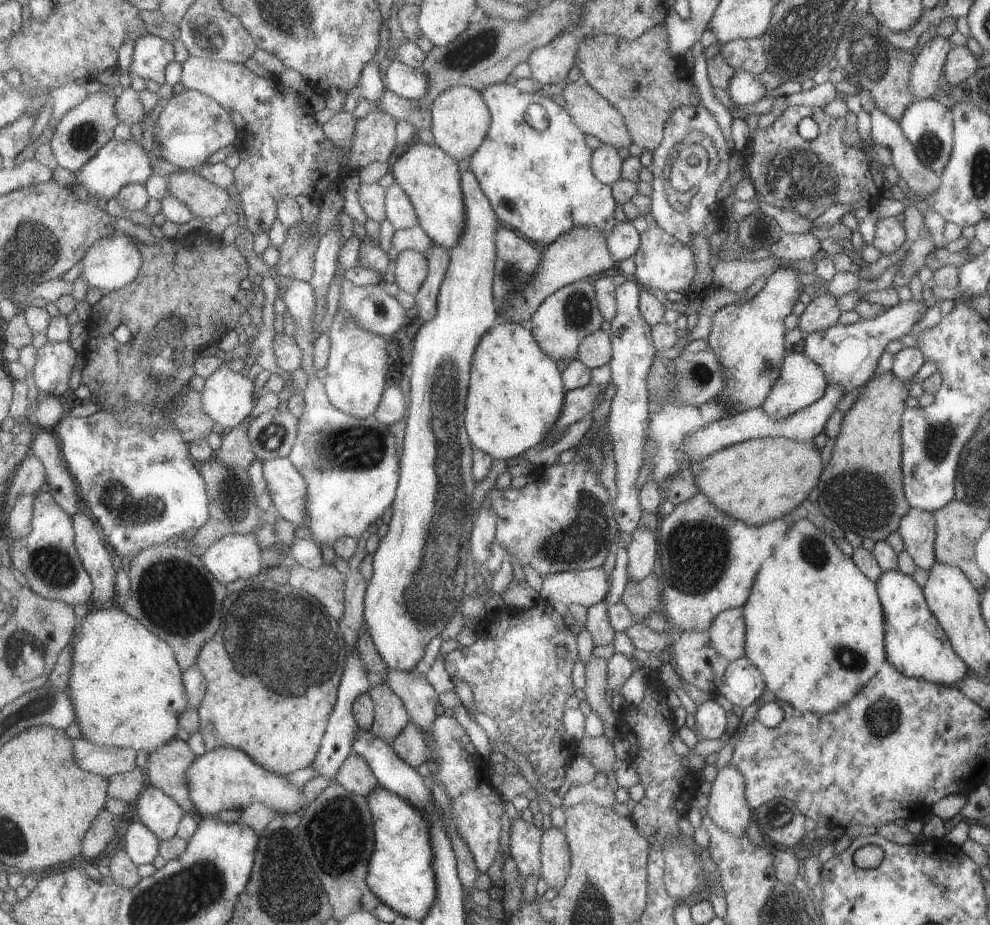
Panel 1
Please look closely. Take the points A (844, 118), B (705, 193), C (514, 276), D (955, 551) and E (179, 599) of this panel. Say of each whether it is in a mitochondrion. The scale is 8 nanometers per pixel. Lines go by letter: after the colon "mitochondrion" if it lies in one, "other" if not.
A: other
B: mitochondrion
C: mitochondrion
D: other
E: mitochondrion

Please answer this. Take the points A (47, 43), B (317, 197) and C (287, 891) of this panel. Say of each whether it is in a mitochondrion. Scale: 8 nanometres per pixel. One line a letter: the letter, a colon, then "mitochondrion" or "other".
A: other
B: other
C: mitochondrion

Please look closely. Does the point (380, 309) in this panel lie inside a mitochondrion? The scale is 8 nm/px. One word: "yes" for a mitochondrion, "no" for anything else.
no

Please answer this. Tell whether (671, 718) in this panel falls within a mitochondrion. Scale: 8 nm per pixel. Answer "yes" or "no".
no

